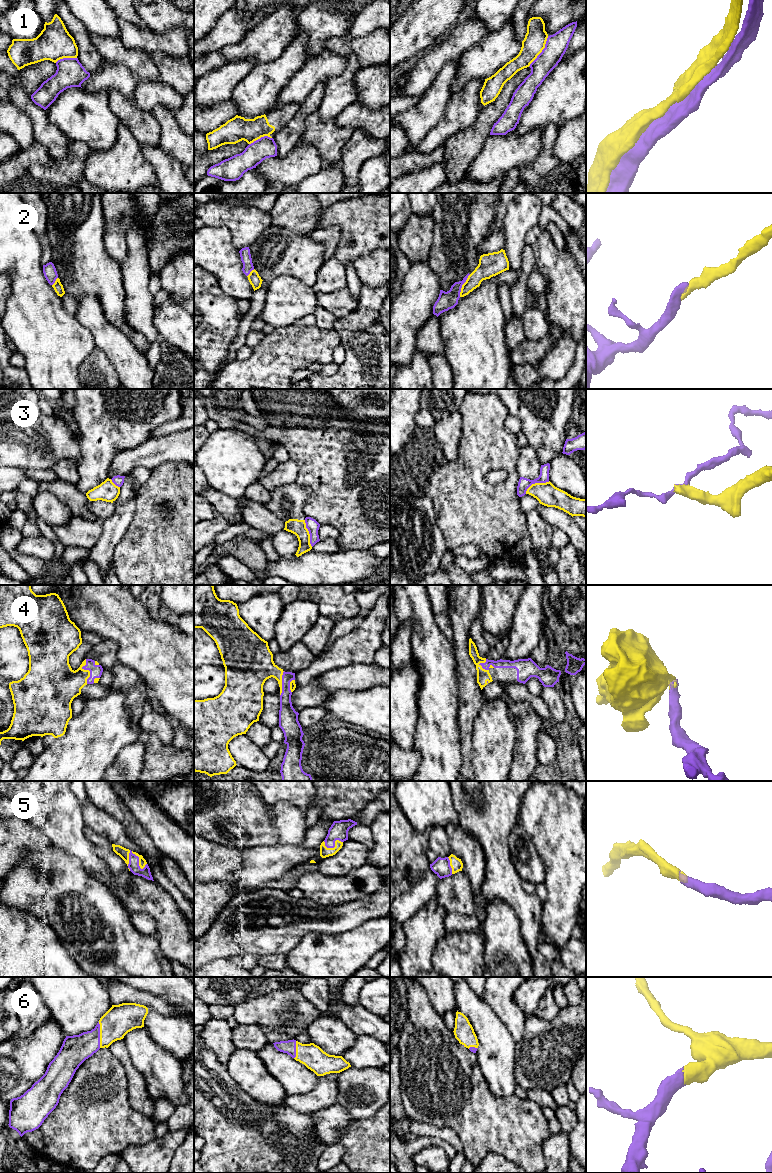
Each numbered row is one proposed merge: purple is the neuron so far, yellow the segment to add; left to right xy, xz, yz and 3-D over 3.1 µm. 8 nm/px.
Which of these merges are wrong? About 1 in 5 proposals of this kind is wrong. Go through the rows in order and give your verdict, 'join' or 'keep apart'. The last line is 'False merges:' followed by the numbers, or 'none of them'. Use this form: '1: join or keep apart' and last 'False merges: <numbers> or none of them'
1: keep apart
2: join
3: keep apart
4: join
5: join
6: join
False merges: 1, 3

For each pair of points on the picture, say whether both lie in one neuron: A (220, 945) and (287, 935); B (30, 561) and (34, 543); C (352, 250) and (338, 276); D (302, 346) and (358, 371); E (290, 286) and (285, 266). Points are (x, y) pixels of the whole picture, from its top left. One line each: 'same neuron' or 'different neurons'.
A: same neuron
B: different neurons
C: different neurons
D: different neurons
E: different neurons

